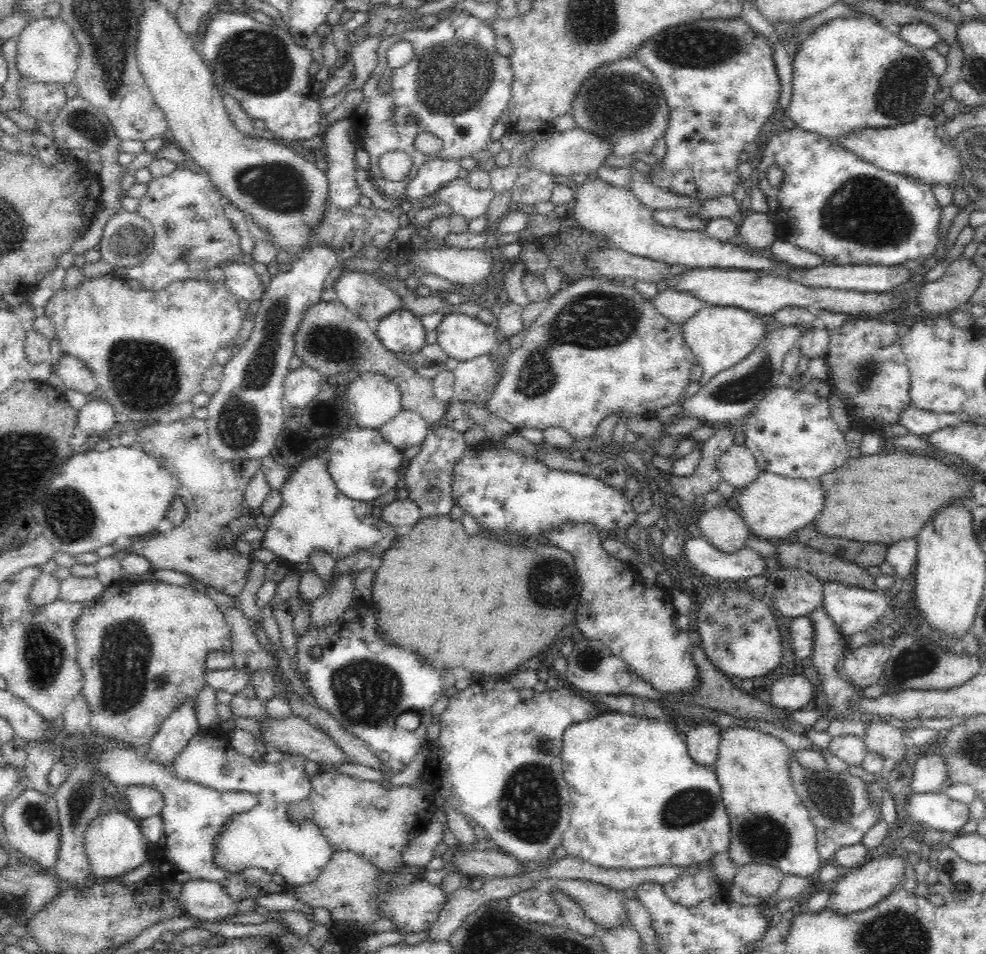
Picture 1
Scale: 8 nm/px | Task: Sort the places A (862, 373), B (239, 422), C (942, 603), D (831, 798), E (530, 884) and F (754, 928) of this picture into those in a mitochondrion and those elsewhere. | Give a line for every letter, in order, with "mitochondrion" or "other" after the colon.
A: mitochondrion
B: mitochondrion
C: other
D: mitochondrion
E: other
F: other

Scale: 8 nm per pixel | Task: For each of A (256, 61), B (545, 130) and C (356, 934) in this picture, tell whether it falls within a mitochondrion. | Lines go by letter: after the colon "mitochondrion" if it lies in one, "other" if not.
A: mitochondrion
B: other
C: other

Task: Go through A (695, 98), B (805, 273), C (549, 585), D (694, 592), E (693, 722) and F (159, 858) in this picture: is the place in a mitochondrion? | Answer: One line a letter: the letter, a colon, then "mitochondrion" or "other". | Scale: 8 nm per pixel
A: other
B: other
C: mitochondrion
D: other
E: other
F: other

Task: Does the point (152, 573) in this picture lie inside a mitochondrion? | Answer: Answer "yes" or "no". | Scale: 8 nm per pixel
no

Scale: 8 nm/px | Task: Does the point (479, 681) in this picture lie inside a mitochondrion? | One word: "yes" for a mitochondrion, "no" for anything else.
no

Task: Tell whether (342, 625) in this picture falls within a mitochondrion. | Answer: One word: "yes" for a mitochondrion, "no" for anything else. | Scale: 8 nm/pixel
no

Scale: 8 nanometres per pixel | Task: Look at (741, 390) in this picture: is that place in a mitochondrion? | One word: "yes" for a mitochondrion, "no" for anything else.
yes

